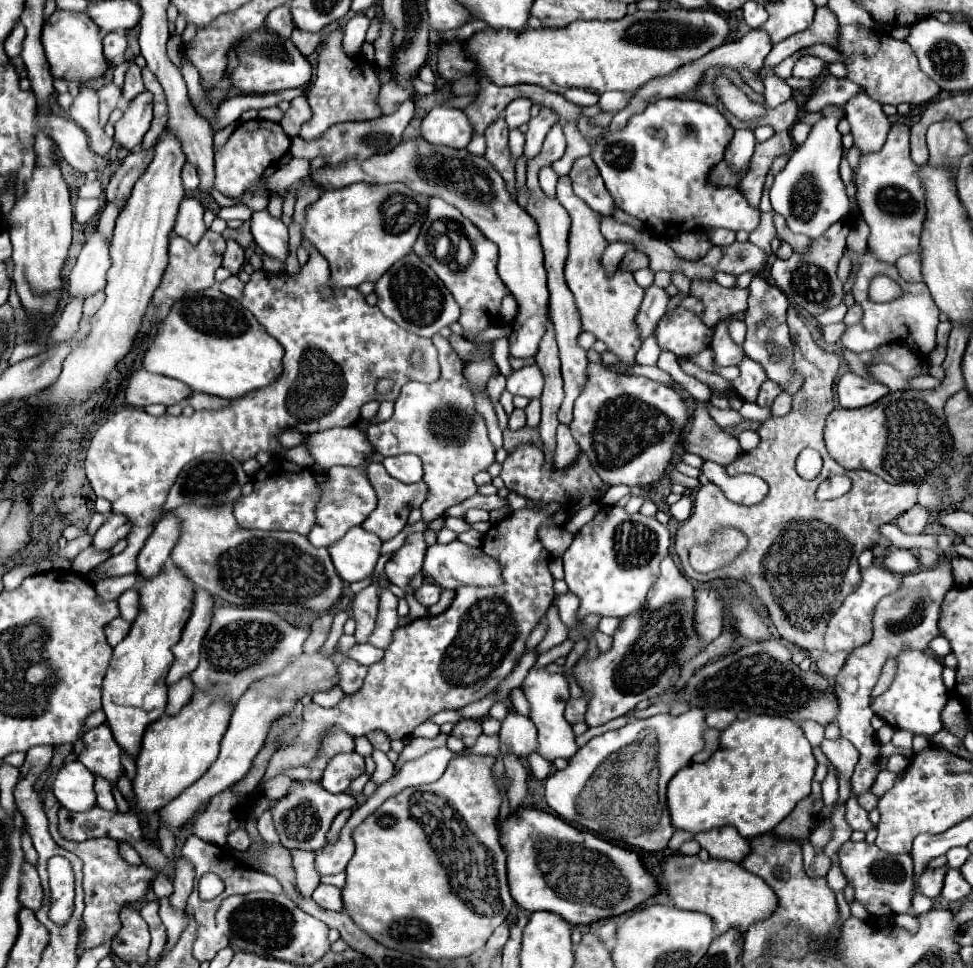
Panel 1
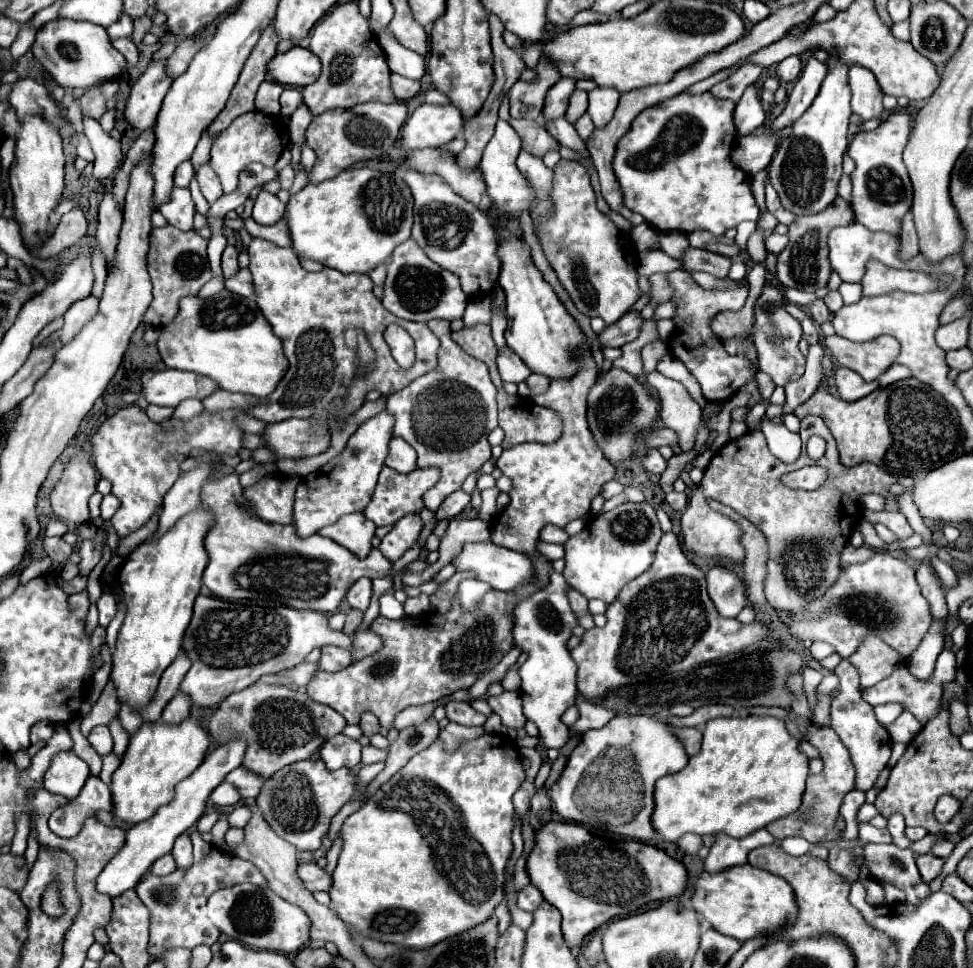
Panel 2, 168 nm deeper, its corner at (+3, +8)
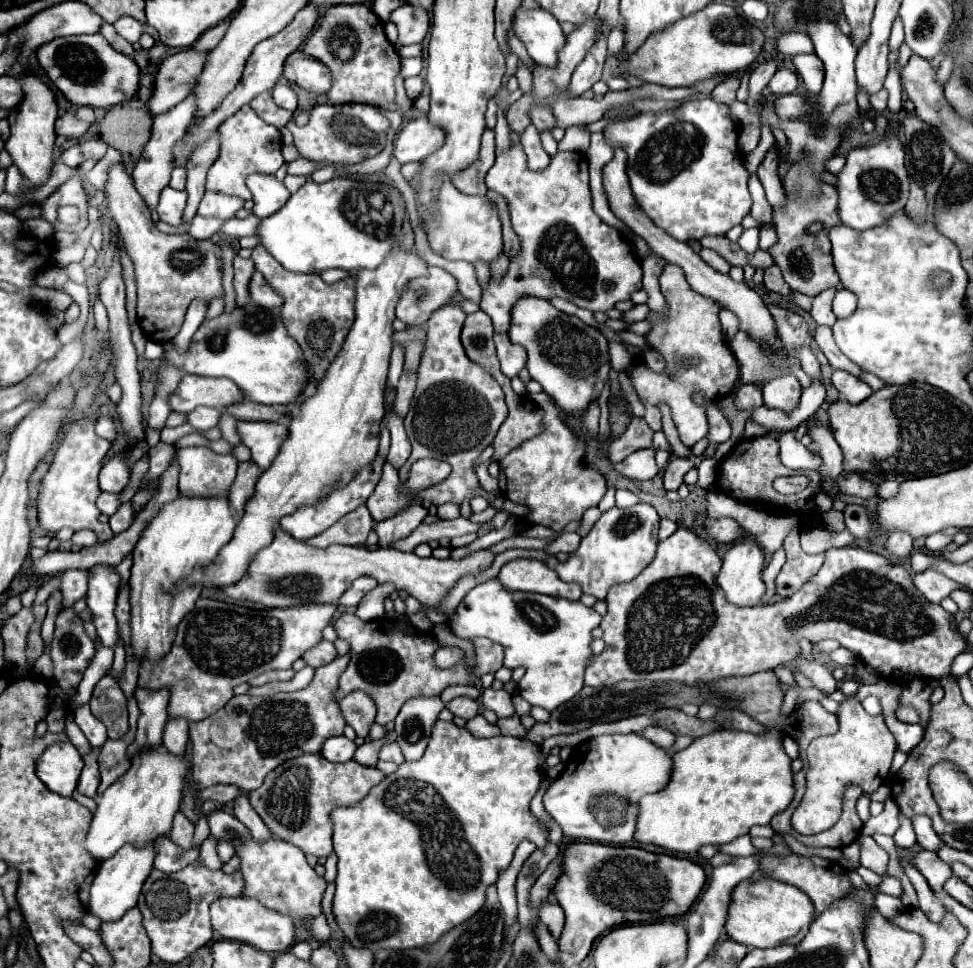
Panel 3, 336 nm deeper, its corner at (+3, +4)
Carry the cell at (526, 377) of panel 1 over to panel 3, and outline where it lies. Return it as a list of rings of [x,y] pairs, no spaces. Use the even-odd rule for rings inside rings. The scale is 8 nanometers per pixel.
[[[508,332],[494,334],[494,342],[496,342],[496,350],[498,350],[502,372],[508,378],[518,376],[518,372],[526,364],[526,350],[522,346],[518,346],[518,344],[512,344],[510,338],[508,338]]]

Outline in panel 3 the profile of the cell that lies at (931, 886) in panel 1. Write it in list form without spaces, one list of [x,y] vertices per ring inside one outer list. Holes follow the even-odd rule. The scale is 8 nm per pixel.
[[[920,850],[916,852],[914,856],[914,866],[920,870],[920,874],[928,880],[930,888],[934,892],[940,892],[944,882],[952,876],[952,870],[946,862],[942,862],[938,858],[936,852],[930,852],[930,850]]]

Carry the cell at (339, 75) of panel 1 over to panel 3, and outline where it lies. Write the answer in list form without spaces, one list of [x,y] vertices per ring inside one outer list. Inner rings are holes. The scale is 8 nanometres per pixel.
[[[366,4],[330,6],[304,42],[304,52],[324,62],[332,72],[328,98],[332,104],[368,102],[386,110],[398,110],[394,78],[400,72],[400,56],[384,34],[384,22]]]

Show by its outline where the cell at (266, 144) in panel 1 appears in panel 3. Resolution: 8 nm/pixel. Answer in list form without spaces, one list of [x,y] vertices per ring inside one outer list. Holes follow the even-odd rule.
[[[244,106],[238,114],[230,116],[218,130],[220,130],[222,144],[220,144],[220,154],[218,154],[216,162],[208,170],[206,190],[228,194],[228,196],[238,196],[242,200],[250,200],[252,194],[246,186],[246,176],[252,172],[274,174],[284,164],[284,158],[280,154],[280,148],[282,148],[280,132],[278,132],[278,128],[260,120],[258,114],[250,106]]]

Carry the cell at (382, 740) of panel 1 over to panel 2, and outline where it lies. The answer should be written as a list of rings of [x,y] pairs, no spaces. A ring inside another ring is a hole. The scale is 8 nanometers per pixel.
[[[366,712],[366,714],[362,714],[362,718],[360,718],[360,728],[362,728],[364,736],[370,738],[372,734],[378,734],[378,732],[380,732],[380,722],[378,722],[378,718],[376,718],[374,714]]]

